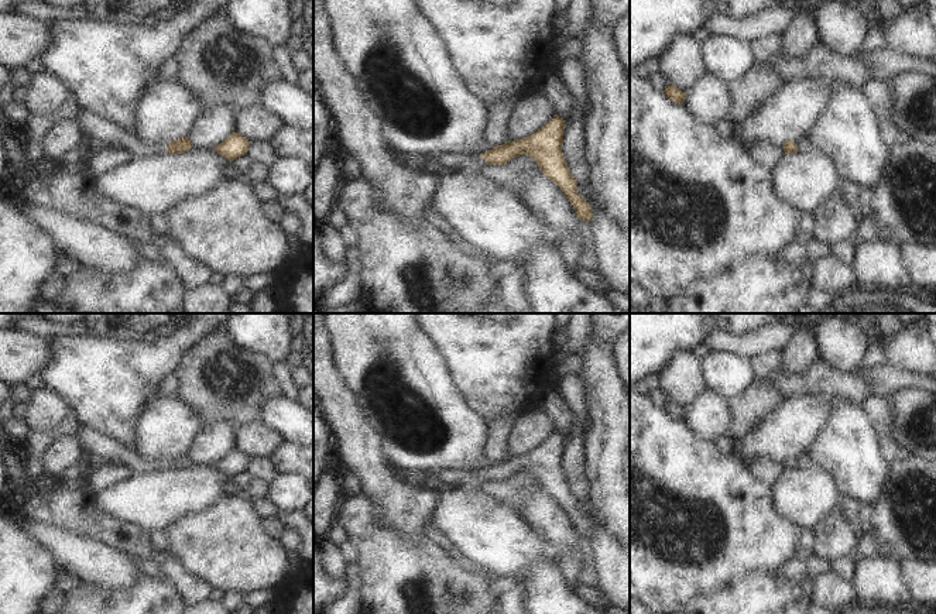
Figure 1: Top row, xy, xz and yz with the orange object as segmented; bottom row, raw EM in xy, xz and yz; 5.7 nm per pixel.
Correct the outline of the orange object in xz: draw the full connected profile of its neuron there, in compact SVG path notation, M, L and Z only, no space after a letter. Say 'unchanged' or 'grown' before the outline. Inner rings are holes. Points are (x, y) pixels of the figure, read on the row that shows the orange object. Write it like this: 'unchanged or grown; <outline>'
grown; M558 114L535 134L494 147L479 157L462 154L438 152L428 157L425 169L435 171L466 171L472 162L484 165L505 165L515 157L527 155L532 158L542 174L552 179L568 196L577 217L584 222L594 219L590 205L577 193L577 181L572 176L562 152L565 121Z

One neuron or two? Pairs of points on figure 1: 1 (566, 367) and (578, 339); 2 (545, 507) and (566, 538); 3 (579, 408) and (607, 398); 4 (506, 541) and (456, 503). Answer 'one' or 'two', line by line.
1: one
2: one
3: two
4: one

